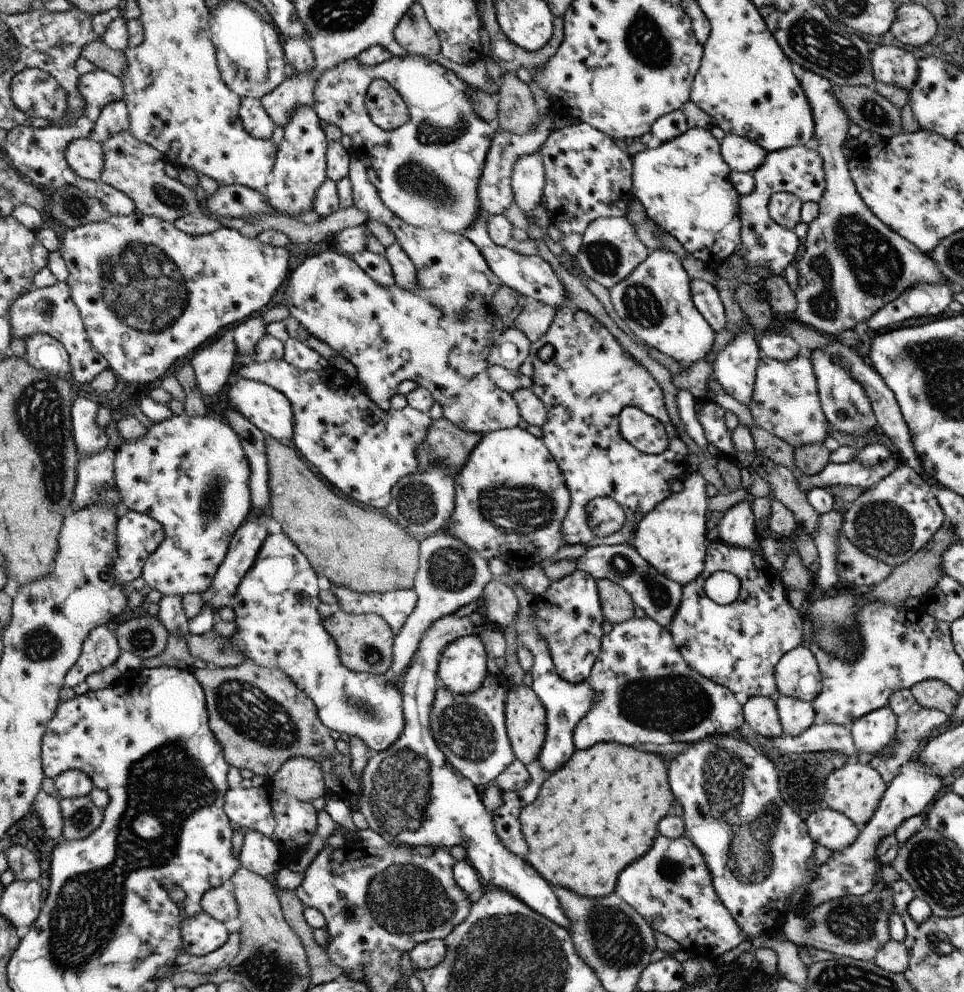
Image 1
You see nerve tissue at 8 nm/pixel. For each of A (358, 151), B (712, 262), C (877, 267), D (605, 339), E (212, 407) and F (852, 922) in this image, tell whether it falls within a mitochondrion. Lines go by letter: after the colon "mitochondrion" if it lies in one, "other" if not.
A: other
B: other
C: mitochondrion
D: other
E: other
F: mitochondrion

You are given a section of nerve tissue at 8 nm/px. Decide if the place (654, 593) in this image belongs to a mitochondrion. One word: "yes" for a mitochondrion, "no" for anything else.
yes

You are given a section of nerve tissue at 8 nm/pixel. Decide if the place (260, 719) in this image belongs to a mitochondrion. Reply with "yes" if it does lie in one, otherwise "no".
yes

